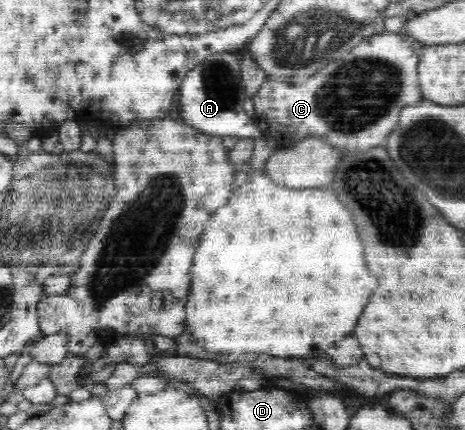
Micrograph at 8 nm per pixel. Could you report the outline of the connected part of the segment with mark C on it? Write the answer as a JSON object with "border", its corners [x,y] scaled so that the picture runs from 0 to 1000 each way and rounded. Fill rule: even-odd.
{"border":[[[826,70],[804,79],[757,112],[753,123],[708,144],[701,156],[649,193],[626,195],[574,181],[559,207],[538,226],[548,244],[542,274],[561,309],[598,326],[600,342],[630,337],[654,319],[692,316],[710,337],[735,347],[744,360],[787,356],[787,347],[809,337],[817,342],[834,323],[869,251],[912,230],[897,177],[897,151],[912,112],[914,100],[862,74],[841,77]]]}

